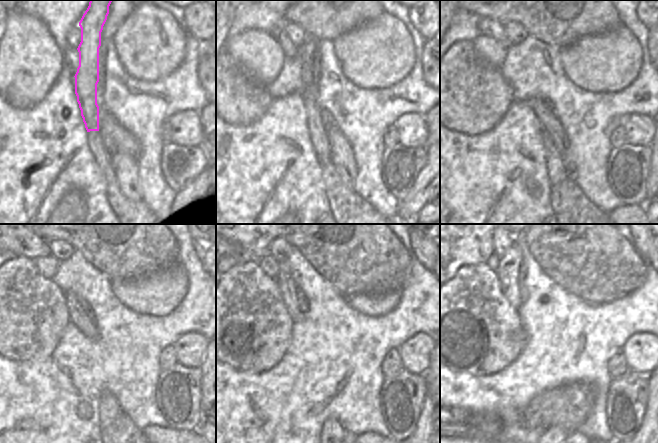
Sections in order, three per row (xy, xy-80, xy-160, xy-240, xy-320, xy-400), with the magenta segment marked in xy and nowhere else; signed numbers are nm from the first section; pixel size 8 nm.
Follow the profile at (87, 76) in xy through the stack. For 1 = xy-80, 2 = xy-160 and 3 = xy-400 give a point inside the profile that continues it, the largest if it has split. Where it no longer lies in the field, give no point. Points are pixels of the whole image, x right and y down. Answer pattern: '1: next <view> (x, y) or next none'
1: next xy-80 (308, 52)
2: next xy-160 (556, 172)
3: next xy-400 (550, 427)

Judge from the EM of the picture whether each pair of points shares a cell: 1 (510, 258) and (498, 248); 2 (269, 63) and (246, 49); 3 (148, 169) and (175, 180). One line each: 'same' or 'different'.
1: different
2: same
3: different

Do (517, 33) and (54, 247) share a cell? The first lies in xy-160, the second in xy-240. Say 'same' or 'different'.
same

